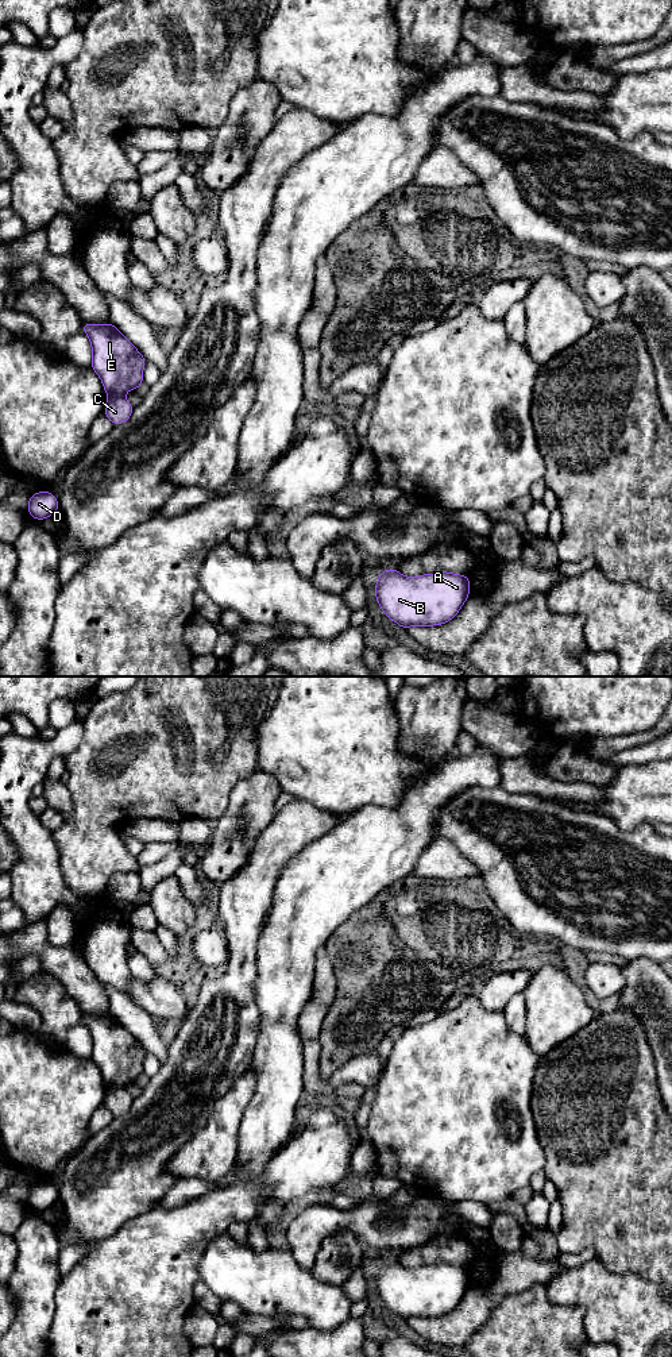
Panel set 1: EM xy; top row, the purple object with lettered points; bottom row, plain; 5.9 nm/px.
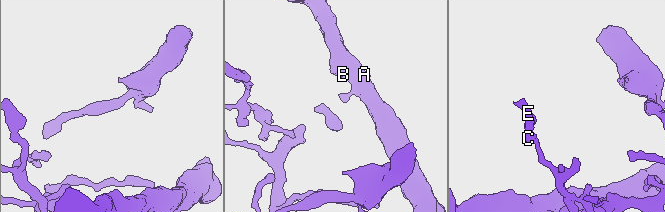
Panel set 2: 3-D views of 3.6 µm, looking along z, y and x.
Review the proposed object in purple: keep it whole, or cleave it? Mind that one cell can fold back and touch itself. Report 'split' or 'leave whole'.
split

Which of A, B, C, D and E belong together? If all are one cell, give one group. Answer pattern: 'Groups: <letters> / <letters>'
Groups: A B C / D E

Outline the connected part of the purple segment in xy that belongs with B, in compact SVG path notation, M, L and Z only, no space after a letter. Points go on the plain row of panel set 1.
M397 1260L381 1261L375 1275L375 1289L385 1307L401 1319L435 1318L451 1312L468 1291L471 1275L468 1267L449 1262L406 1268Z

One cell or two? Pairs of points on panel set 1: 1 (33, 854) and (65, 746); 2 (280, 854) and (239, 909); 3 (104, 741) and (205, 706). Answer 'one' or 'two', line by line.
1: one
2: one
3: one

